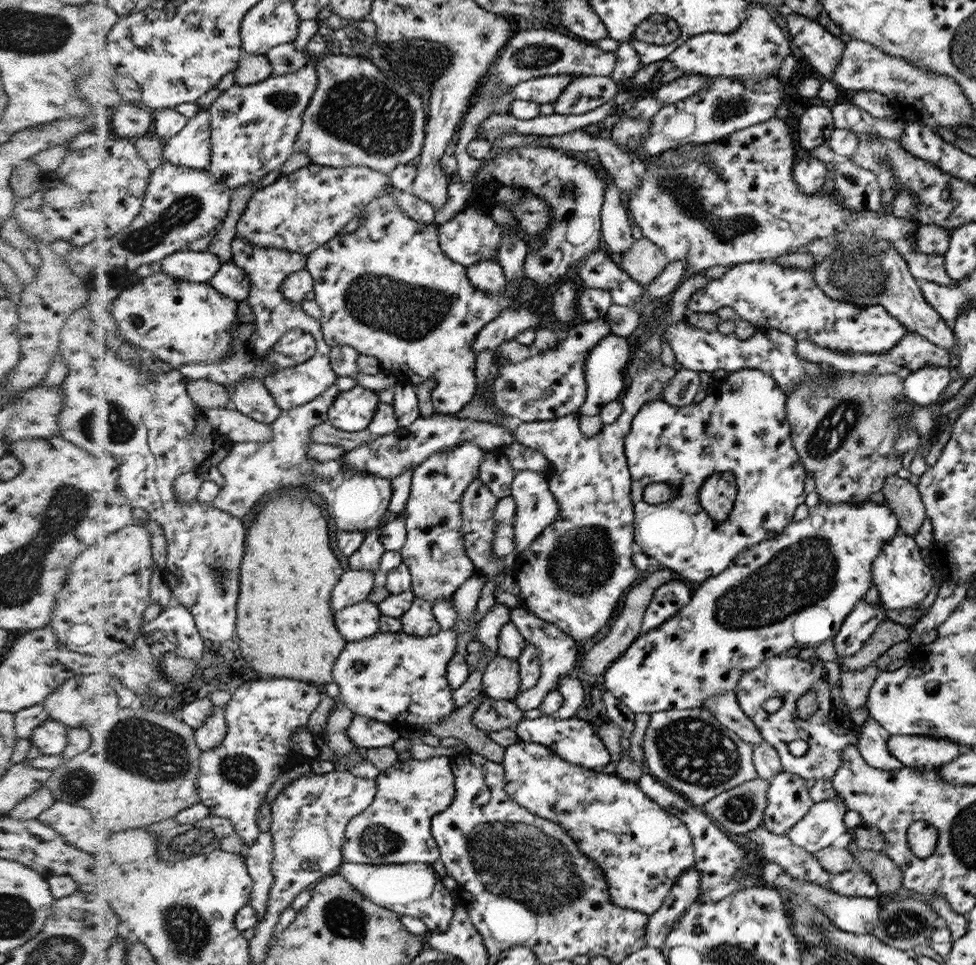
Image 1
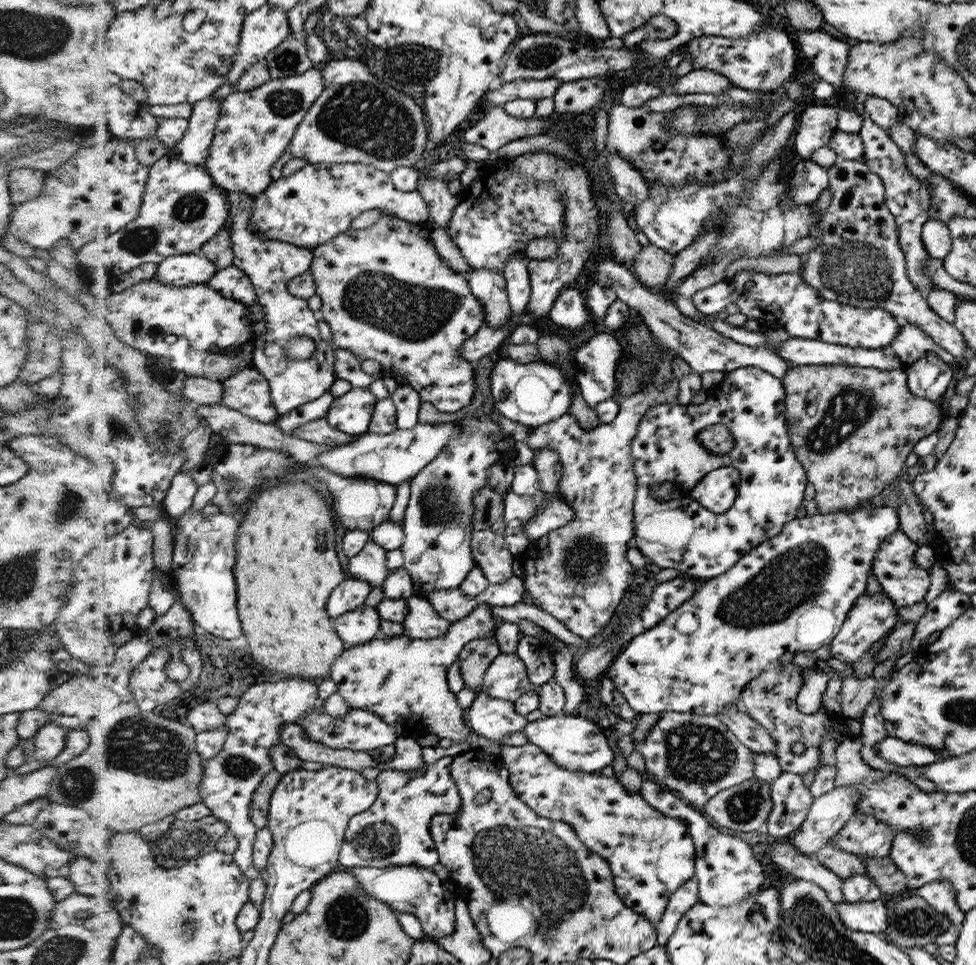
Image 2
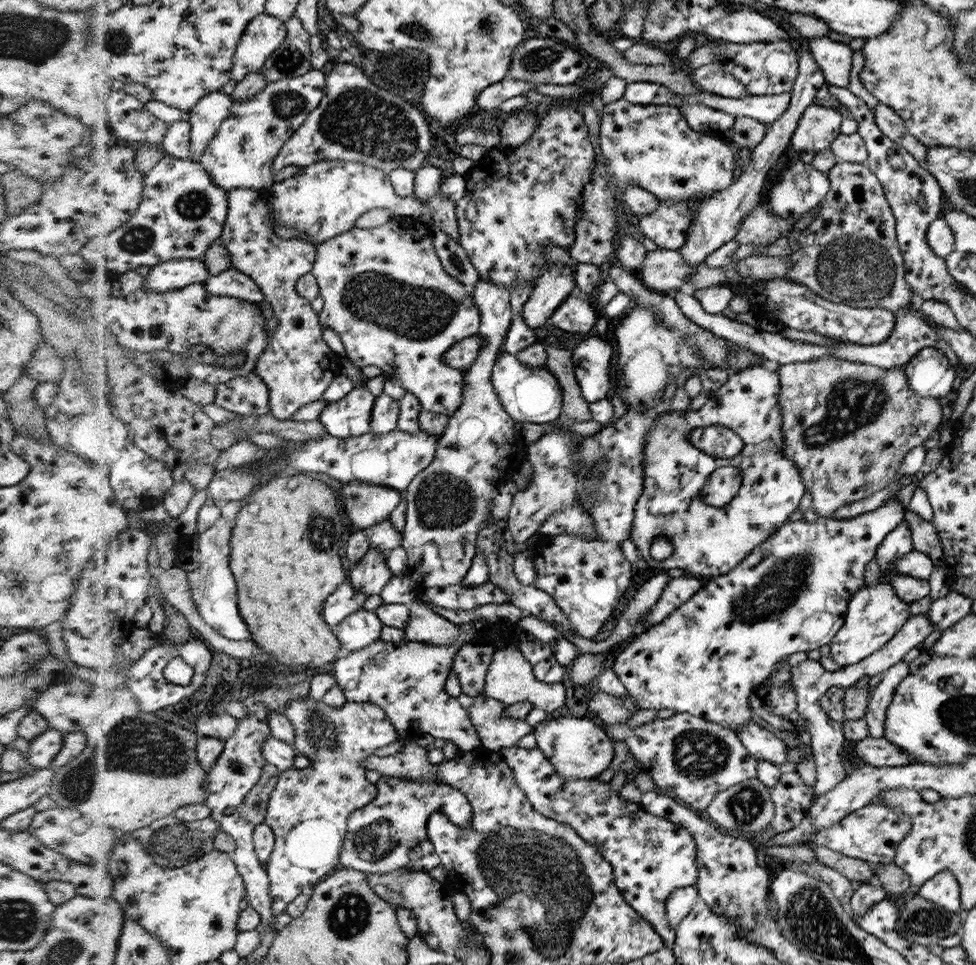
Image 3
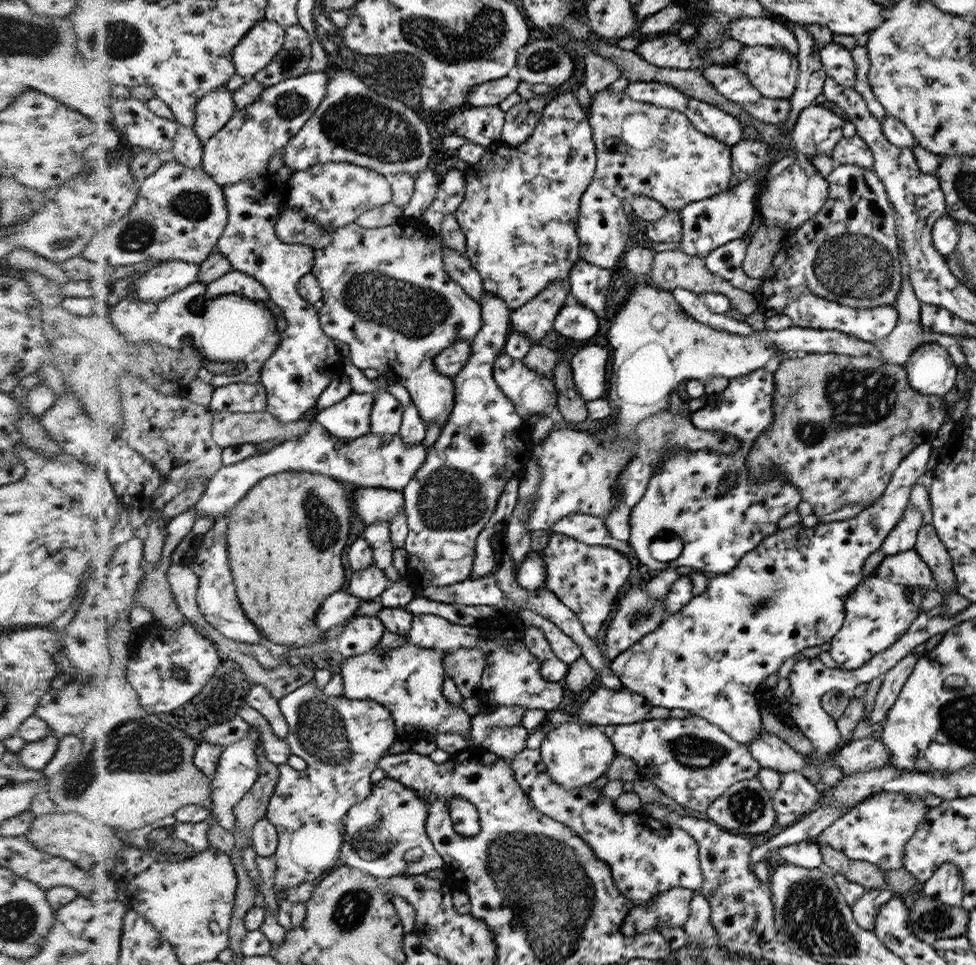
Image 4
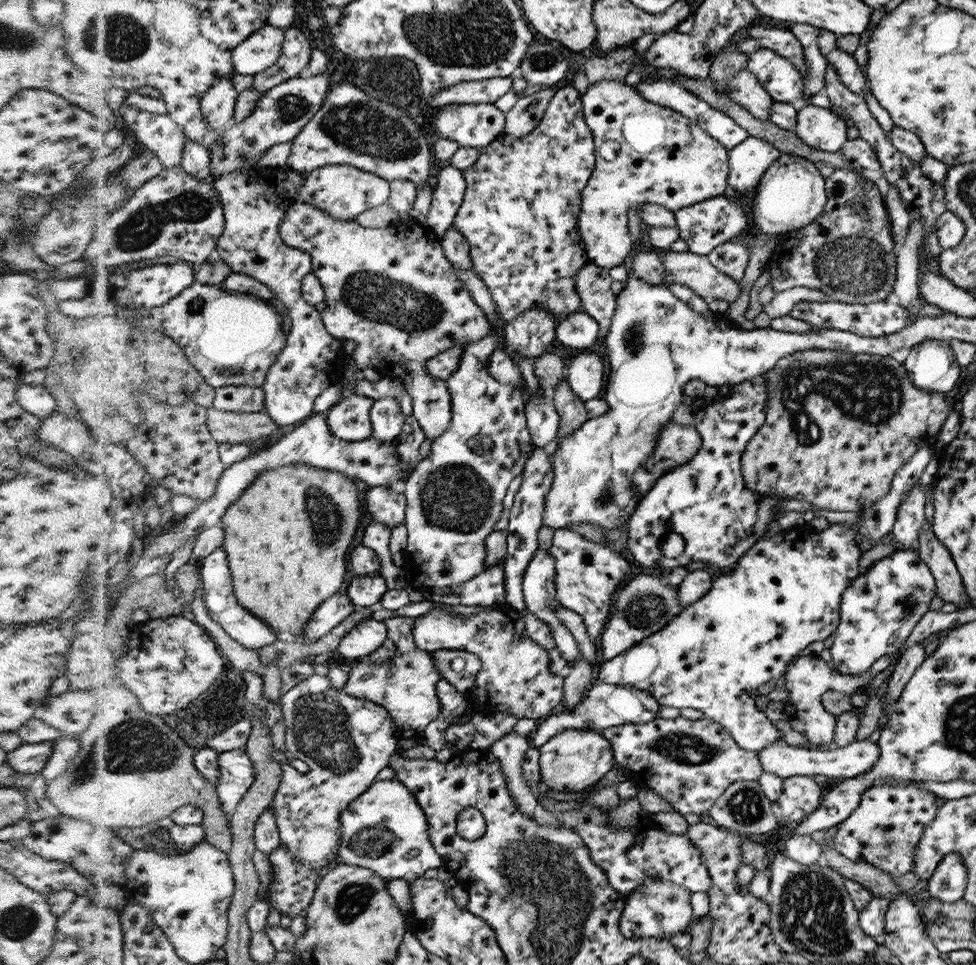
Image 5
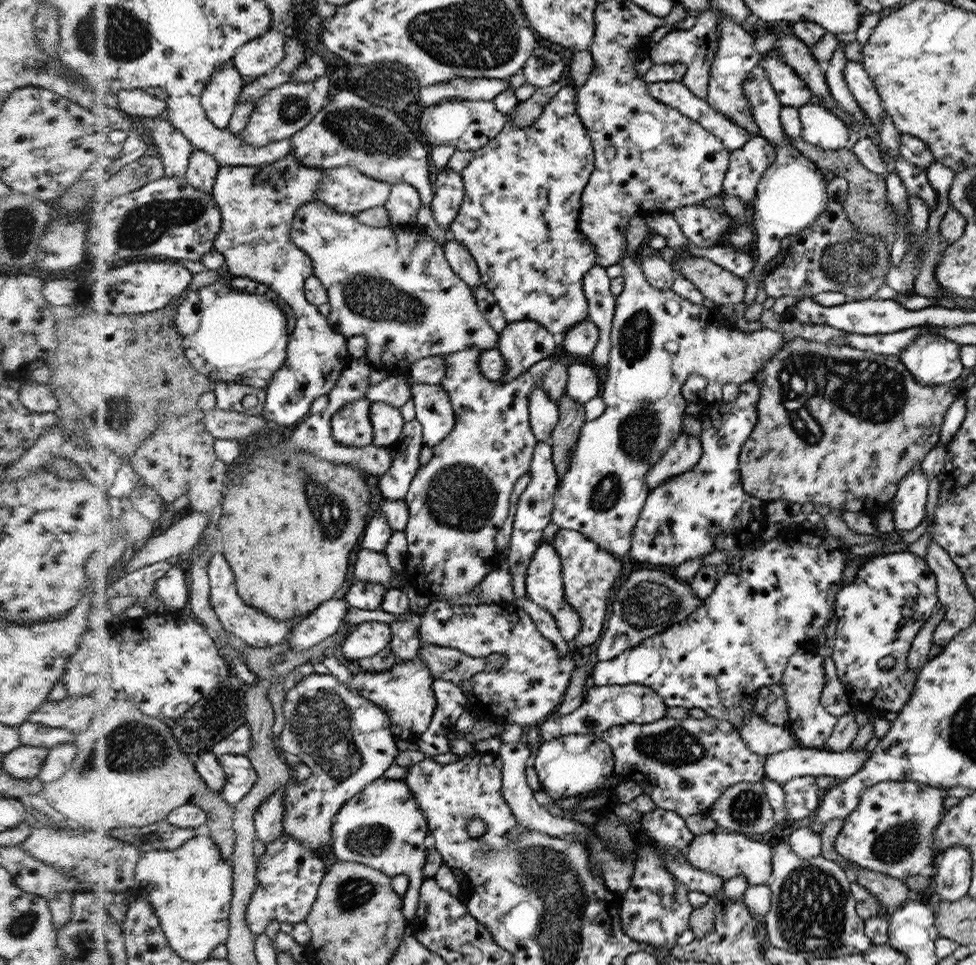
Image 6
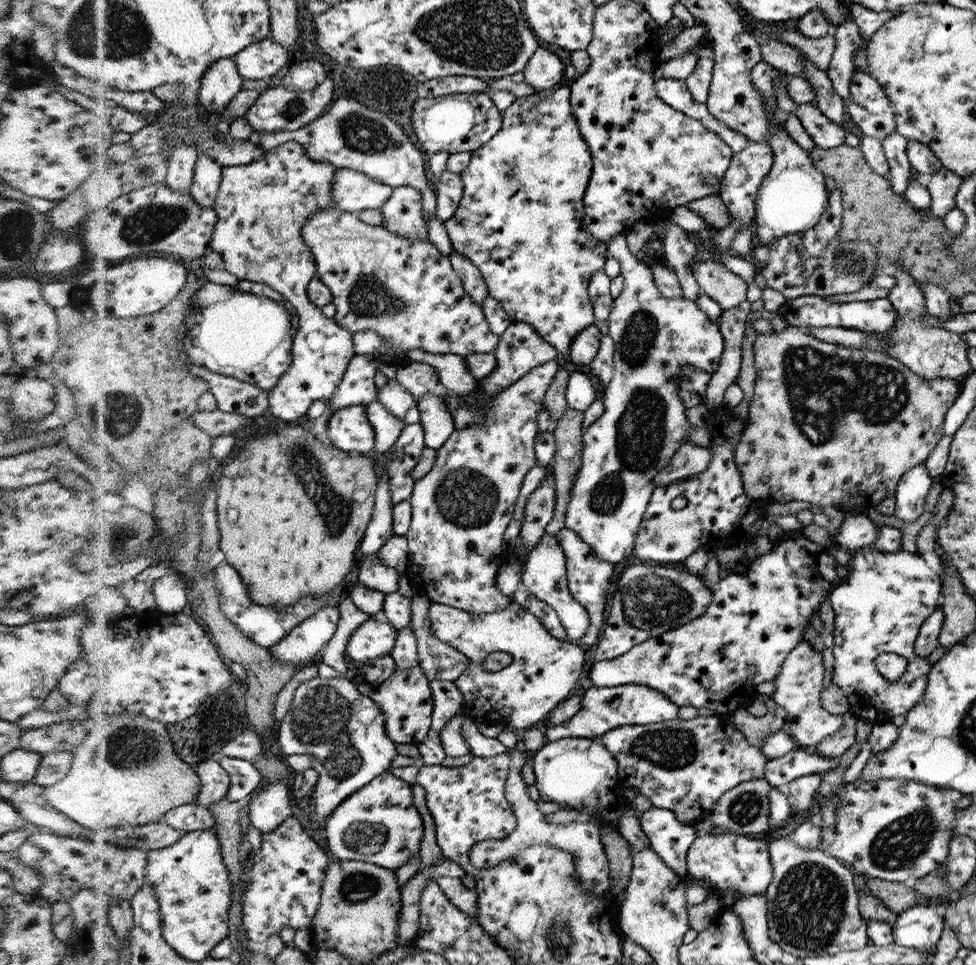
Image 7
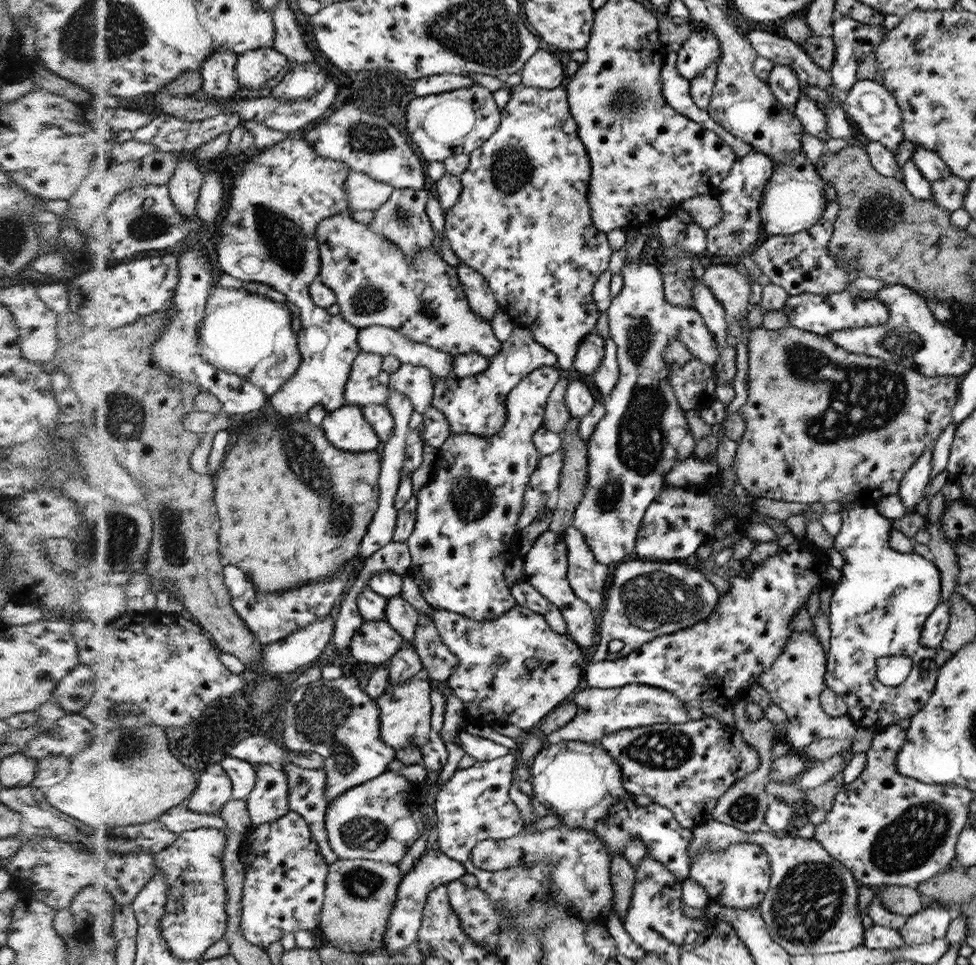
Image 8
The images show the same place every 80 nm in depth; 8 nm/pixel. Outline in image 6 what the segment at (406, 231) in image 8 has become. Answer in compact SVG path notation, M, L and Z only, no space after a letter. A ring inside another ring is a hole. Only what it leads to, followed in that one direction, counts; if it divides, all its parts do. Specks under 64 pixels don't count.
M409 184L391 185L390 200L385 205L391 228L417 224L417 214L420 208L418 191L416 187Z

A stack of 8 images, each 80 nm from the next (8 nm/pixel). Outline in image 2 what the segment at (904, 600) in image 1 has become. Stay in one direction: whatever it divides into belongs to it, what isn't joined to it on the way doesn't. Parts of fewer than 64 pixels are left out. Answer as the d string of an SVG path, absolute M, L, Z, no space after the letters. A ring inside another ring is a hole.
M898 530L884 539L876 551L872 572L882 585L883 592L894 602L896 608L912 606L922 602L928 588L930 588L930 576L928 576L930 572L920 568L915 563L915 552L918 549L918 544L907 534L904 534L902 530Z

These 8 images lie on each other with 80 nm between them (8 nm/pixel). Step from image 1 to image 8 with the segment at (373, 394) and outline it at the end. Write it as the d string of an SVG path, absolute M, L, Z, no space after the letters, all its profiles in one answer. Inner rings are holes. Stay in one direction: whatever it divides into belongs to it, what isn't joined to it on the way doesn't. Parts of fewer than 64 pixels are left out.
M345 405L340 410L331 411L322 427L327 432L327 437L347 452L374 451L381 443L374 427L356 406Z

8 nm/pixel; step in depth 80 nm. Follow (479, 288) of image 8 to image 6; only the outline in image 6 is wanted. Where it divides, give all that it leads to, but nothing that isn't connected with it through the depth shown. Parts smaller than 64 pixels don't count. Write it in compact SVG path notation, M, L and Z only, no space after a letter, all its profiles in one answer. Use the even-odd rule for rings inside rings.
M451 237L445 242L443 250L446 252L452 270L457 272L459 277L471 287L474 294L475 290L482 284L475 258L472 258L472 255L465 250L465 246Z

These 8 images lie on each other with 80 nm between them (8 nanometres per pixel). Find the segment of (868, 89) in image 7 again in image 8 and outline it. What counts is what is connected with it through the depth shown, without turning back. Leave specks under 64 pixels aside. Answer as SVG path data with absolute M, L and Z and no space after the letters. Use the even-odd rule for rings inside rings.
M858 79L853 87L843 95L843 109L852 116L858 129L869 140L881 142L892 154L897 152L899 144L906 140L903 131L904 112L894 95L876 79Z

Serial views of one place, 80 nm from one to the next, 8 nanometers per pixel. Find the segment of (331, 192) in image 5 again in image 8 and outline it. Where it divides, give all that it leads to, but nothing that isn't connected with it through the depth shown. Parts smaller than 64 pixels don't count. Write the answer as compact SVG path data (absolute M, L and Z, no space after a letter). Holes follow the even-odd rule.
M351 171L345 180L345 191L349 198L349 211L375 211L390 198L394 187L363 172Z

